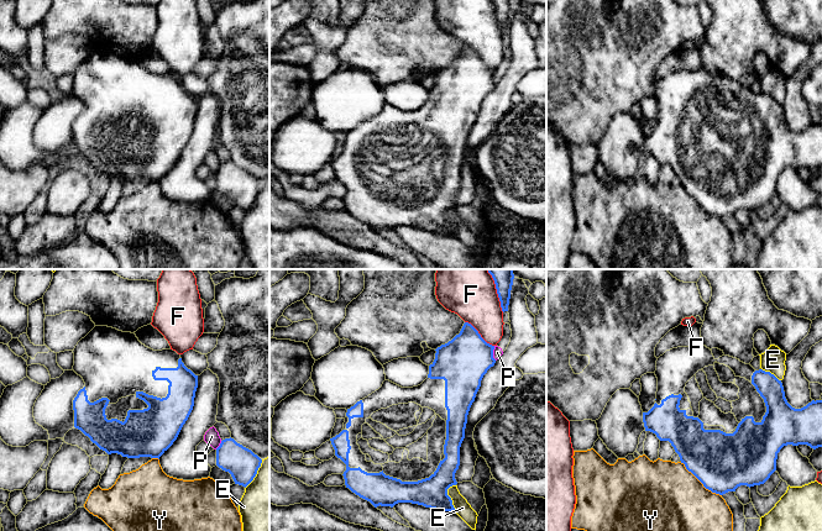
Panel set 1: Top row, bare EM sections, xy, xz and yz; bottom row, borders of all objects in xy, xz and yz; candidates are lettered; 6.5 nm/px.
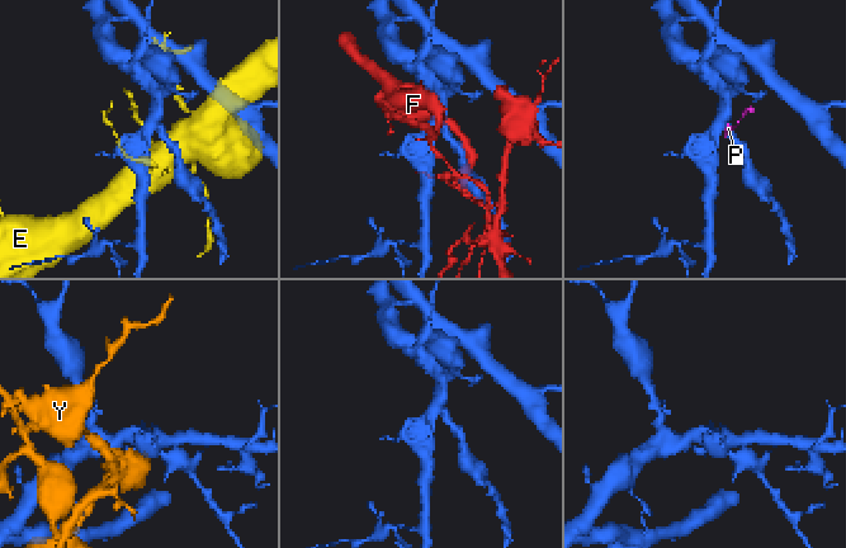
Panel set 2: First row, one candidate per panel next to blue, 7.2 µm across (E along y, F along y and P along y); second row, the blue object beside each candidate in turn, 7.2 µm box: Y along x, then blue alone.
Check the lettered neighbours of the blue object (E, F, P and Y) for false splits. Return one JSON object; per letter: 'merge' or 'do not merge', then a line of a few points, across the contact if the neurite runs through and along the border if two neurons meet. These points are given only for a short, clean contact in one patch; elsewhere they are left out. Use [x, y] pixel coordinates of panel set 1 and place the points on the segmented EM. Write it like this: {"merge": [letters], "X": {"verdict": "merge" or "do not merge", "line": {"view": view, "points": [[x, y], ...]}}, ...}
{"merge": [], "E": {"verdict": "do not merge"}, "F": {"verdict": "do not merge"}, "P": {"verdict": "do not merge"}, "Y": {"verdict": "do not merge"}}

